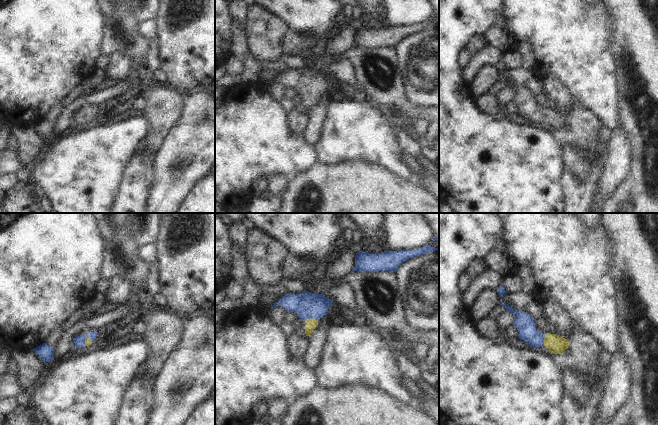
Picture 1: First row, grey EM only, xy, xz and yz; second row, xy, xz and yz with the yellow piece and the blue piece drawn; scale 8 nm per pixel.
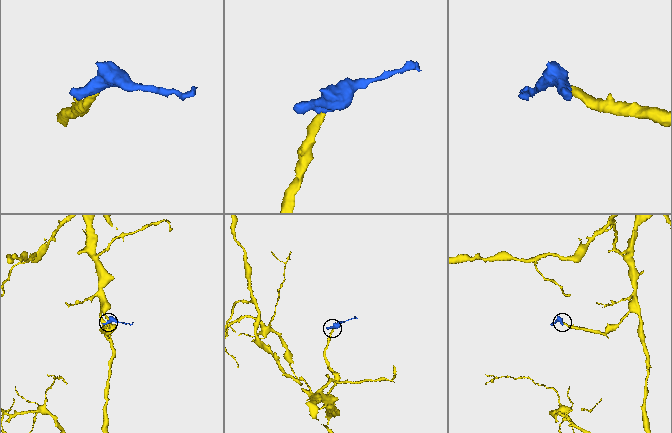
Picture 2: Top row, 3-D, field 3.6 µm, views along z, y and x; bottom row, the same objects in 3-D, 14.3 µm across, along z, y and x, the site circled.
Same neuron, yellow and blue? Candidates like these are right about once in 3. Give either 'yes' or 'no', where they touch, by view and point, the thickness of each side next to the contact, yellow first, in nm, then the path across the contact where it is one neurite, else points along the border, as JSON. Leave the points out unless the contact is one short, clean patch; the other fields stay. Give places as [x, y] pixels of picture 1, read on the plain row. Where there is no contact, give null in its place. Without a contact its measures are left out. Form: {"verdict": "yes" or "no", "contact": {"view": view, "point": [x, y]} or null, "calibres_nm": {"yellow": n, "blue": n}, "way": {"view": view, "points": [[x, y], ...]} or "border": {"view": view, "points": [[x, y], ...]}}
{"verdict": "yes", "contact": {"view": "xz", "point": [311, 95]}, "calibres_nm": {"yellow": 90, "blue": 220}, "way": {"view": "xz", "points": [[311, 100], [311, 95], [311, 86], [306, 81]]}}

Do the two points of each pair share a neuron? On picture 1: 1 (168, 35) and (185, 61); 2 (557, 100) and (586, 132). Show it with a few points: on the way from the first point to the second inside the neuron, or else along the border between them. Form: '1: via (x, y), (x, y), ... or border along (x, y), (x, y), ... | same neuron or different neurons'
1: via (174, 41), (185, 52), (185, 55) | same neuron
2: border along (574, 100), (574, 112), (568, 116) | different neurons

